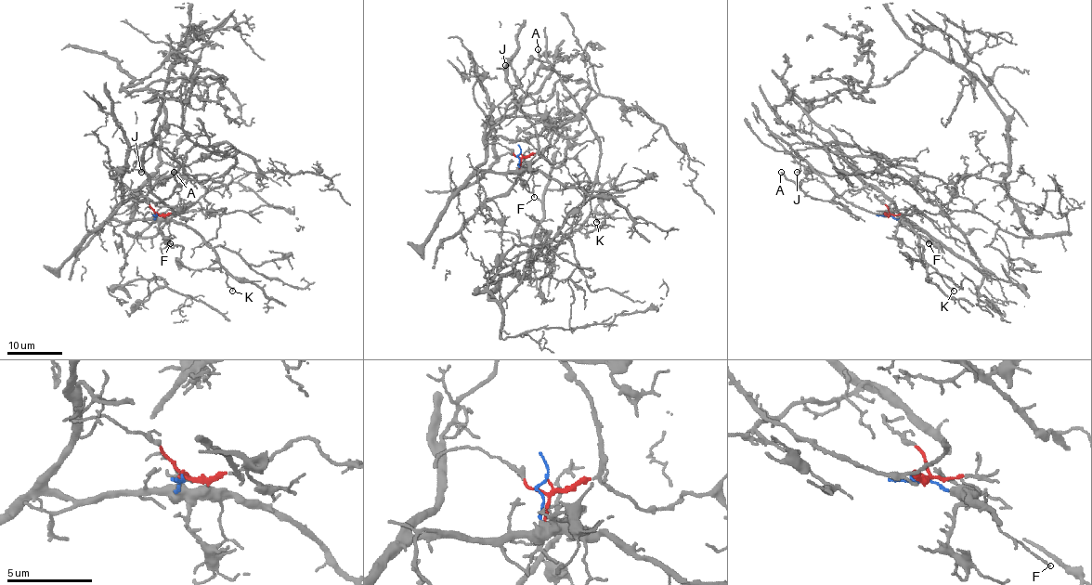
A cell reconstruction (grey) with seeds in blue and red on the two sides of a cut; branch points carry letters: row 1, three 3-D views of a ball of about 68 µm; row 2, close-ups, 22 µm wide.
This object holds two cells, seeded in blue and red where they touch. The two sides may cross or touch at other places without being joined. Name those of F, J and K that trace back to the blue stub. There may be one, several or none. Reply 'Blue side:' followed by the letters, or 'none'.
Blue side: F, K

